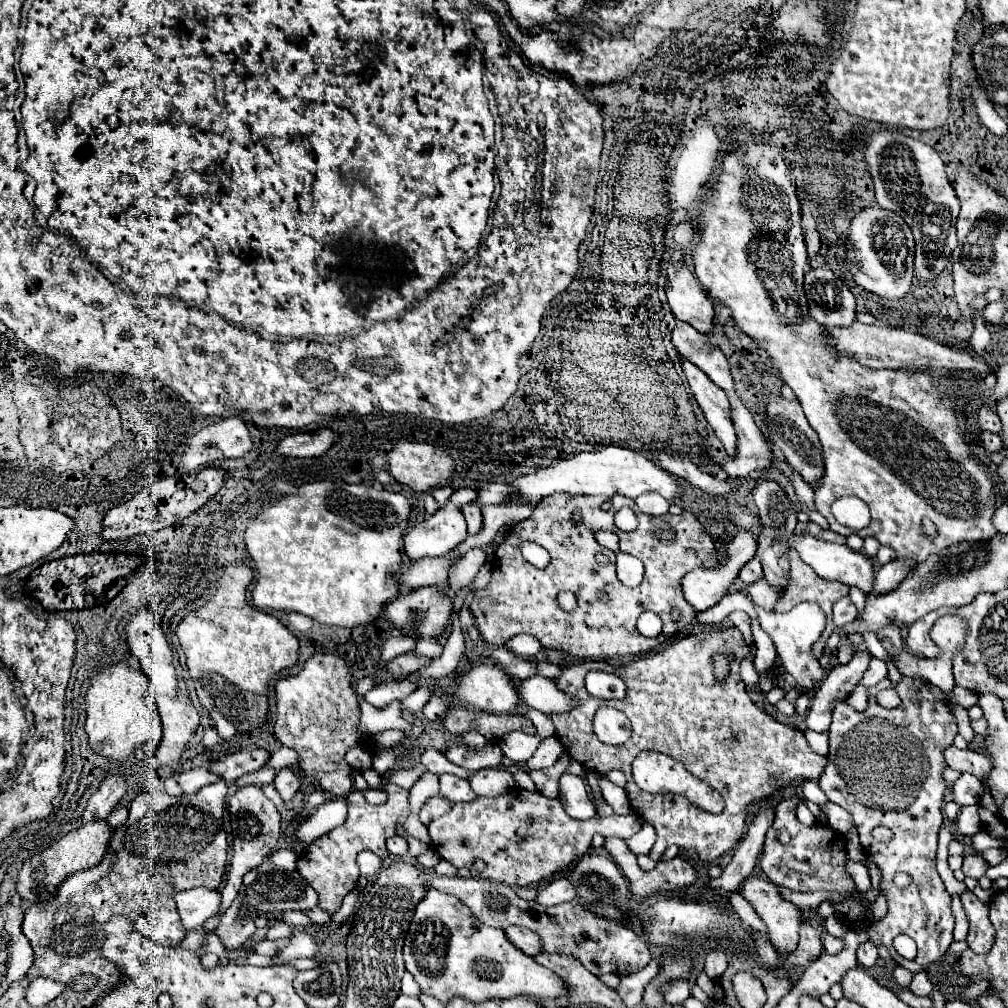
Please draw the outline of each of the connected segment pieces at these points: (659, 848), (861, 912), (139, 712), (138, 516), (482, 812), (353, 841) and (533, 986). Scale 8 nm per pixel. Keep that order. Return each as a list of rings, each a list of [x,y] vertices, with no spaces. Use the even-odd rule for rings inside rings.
[[[727,626],[727,628],[717,628],[717,630],[701,634],[701,636],[687,636],[687,638],[673,640],[673,644],[667,646],[665,650],[661,650],[657,654],[643,656],[635,662],[629,662],[627,666],[613,668],[607,662],[565,664],[565,666],[561,666],[561,676],[555,678],[555,684],[559,684],[561,692],[565,692],[571,698],[579,700],[579,706],[575,706],[569,712],[547,714],[555,724],[557,738],[566,748],[570,757],[577,760],[577,762],[581,762],[587,770],[597,772],[597,774],[605,774],[613,768],[625,772],[625,776],[627,776],[625,792],[627,792],[627,798],[631,802],[633,812],[643,822],[649,822],[657,832],[657,842],[649,852],[649,856],[653,860],[659,860],[661,854],[665,852],[665,848],[671,846],[671,844],[677,844],[679,848],[697,850],[697,854],[703,862],[713,862],[713,860],[729,854],[733,850],[733,846],[739,842],[739,838],[743,836],[743,832],[745,832],[745,826],[747,826],[745,824],[745,808],[747,808],[749,802],[753,802],[757,798],[763,798],[763,796],[769,796],[775,788],[785,786],[795,778],[817,780],[821,776],[825,764],[827,764],[825,758],[811,752],[803,732],[797,732],[797,730],[793,730],[785,724],[779,724],[777,720],[773,720],[769,714],[765,714],[763,710],[759,710],[751,702],[751,698],[747,696],[747,690],[745,690],[745,686],[739,678],[740,661],[749,654],[751,654],[751,646],[743,640],[739,628]],[[715,652],[731,654],[731,658],[733,658],[729,669],[729,678],[725,680],[725,684],[715,684],[715,678],[711,676],[711,656]],[[589,670],[603,670],[603,672],[617,674],[627,684],[627,698],[625,700],[599,700],[599,698],[593,698],[585,690],[585,674]],[[601,704],[613,706],[613,708],[621,710],[628,716],[631,724],[633,724],[633,736],[629,738],[629,742],[625,742],[621,746],[607,746],[593,734],[593,714],[597,712],[597,708]],[[641,750],[661,752],[661,754],[671,756],[673,760],[681,762],[695,778],[699,778],[701,782],[713,786],[713,790],[717,790],[725,798],[725,810],[721,814],[709,814],[709,812],[699,810],[697,806],[689,804],[689,801],[683,796],[674,795],[672,797],[672,794],[652,795],[635,788],[635,782],[631,778],[631,760]]]
[[[799,796],[783,798],[777,806],[777,818],[773,822],[773,828],[767,832],[765,848],[759,858],[761,870],[771,878],[777,886],[787,886],[789,890],[797,892],[815,892],[815,890],[835,890],[845,894],[845,902],[837,904],[837,918],[857,922],[867,916],[867,906],[859,904],[853,898],[855,884],[849,878],[849,874],[843,870],[845,862],[845,836],[839,832],[833,832],[825,826],[803,826],[797,816],[795,808],[801,802]]]
[[[125,660],[91,676],[91,686],[85,696],[87,706],[85,732],[89,736],[89,746],[97,754],[109,760],[125,760],[145,742],[159,744],[161,720],[157,708],[143,698],[145,692],[147,692],[147,676],[143,674],[141,668],[131,668],[129,662]]]
[[[205,468],[195,476],[185,474],[185,476],[161,478],[157,482],[153,482],[151,486],[147,486],[139,494],[135,494],[131,500],[111,508],[105,514],[105,518],[101,522],[101,526],[103,526],[101,538],[109,540],[109,542],[111,540],[125,540],[125,538],[131,538],[131,536],[137,536],[137,534],[149,534],[149,532],[167,528],[167,526],[187,518],[197,508],[201,508],[221,488],[223,476],[225,476],[223,470]]]
[[[513,788],[495,798],[475,798],[473,802],[453,804],[453,808],[439,820],[433,820],[427,830],[439,856],[455,868],[471,868],[473,860],[481,858],[487,862],[487,868],[477,874],[479,878],[505,882],[509,886],[527,886],[585,856],[595,834],[629,838],[641,828],[641,824],[643,822],[635,814],[575,820],[567,816],[559,798]]]
[[[387,786],[385,790],[387,790],[387,802],[379,804],[379,806],[369,804],[361,792],[351,792],[347,796],[349,814],[347,814],[345,824],[339,828],[333,828],[331,832],[327,832],[327,836],[321,836],[319,840],[315,840],[311,844],[311,848],[307,848],[299,856],[297,870],[319,894],[319,908],[323,908],[331,914],[339,910],[343,896],[349,890],[353,890],[353,886],[359,878],[359,868],[355,864],[357,854],[363,850],[369,850],[369,852],[377,854],[379,858],[389,856],[385,840],[395,834],[395,820],[399,820],[399,816],[407,814],[409,802],[407,802],[407,790],[403,790],[399,786]]]
[[[429,888],[415,908],[405,936],[403,956],[405,968],[413,974],[421,992],[439,1002],[449,1002],[459,996],[473,1004],[481,1004],[493,998],[551,998],[567,992],[567,986],[549,968],[535,964],[533,958],[507,942],[503,930],[475,920],[471,910],[459,898],[441,894],[435,888]],[[495,970],[499,970],[499,974],[495,974]]]

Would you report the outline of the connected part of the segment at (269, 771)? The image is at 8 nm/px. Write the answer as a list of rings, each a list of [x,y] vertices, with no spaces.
[[[263,766],[261,770],[257,772],[251,772],[251,774],[245,774],[237,780],[237,786],[247,786],[247,784],[271,784],[271,780],[277,776],[277,768],[271,768],[271,766]]]

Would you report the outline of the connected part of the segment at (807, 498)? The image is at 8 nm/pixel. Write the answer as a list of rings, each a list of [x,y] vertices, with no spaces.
[[[793,472],[789,478],[791,478],[791,486],[793,486],[795,494],[797,494],[797,500],[799,500],[801,504],[813,508],[813,504],[811,504],[811,500],[813,500],[813,486],[807,484],[797,472]]]

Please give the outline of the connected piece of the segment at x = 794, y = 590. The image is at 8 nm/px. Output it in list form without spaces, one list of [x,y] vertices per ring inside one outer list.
[[[789,552],[789,566],[791,566],[791,570],[789,570],[787,588],[779,596],[774,610],[779,613],[787,612],[789,608],[793,608],[799,602],[815,602],[815,604],[819,604],[819,608],[827,616],[827,626],[823,630],[823,636],[813,646],[813,656],[819,660],[821,654],[823,654],[825,642],[827,642],[827,638],[831,636],[831,632],[835,628],[833,620],[831,620],[831,608],[839,598],[847,596],[849,586],[817,576],[813,568],[809,568],[807,564],[803,564],[799,560],[797,552]]]

